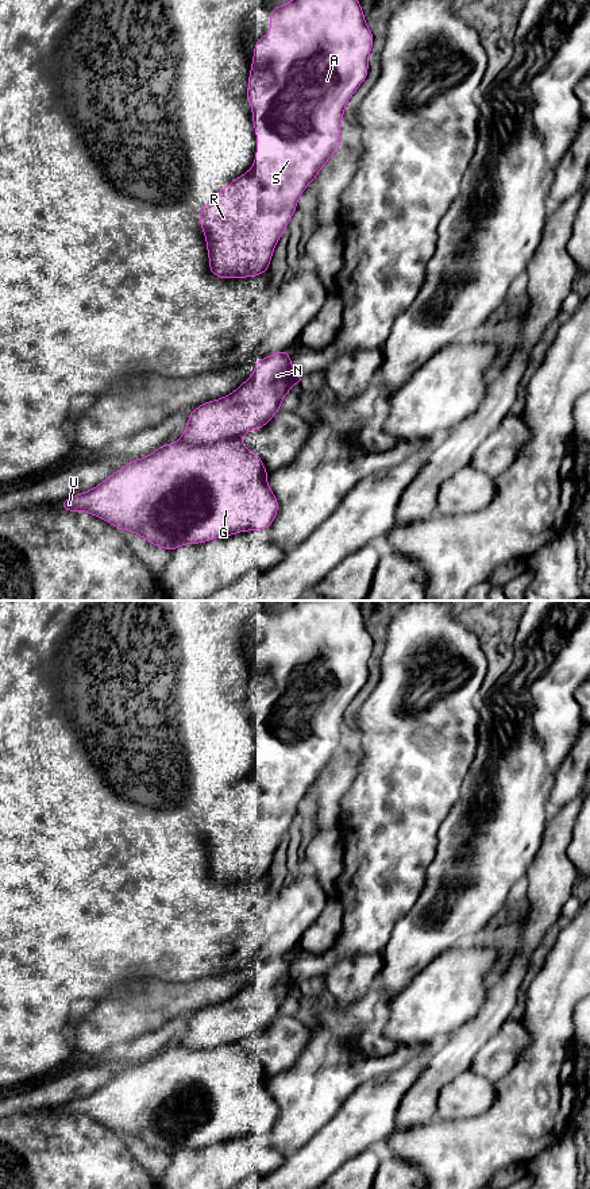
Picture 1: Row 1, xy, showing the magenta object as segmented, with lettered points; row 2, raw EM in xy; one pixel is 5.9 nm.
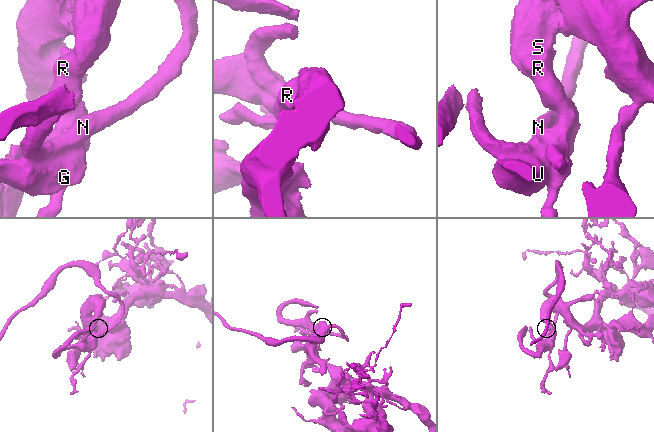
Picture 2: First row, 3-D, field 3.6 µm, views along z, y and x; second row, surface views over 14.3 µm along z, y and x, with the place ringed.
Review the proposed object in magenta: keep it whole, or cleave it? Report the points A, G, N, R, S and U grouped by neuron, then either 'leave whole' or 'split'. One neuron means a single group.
A G N R S U; leave whole

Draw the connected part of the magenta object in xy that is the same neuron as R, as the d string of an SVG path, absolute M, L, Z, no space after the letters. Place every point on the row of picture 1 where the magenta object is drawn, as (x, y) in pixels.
M290 0L270 12L270 32L254 46L247 89L257 132L254 166L217 192L200 213L213 275L244 278L269 270L274 247L285 232L300 196L342 146L340 121L344 107L367 77L373 40L358 0Z

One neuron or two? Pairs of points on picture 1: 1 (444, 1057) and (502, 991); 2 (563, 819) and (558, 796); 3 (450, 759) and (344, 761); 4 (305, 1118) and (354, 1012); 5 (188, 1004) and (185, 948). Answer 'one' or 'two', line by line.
1: one
2: two
3: two
4: one
5: two

